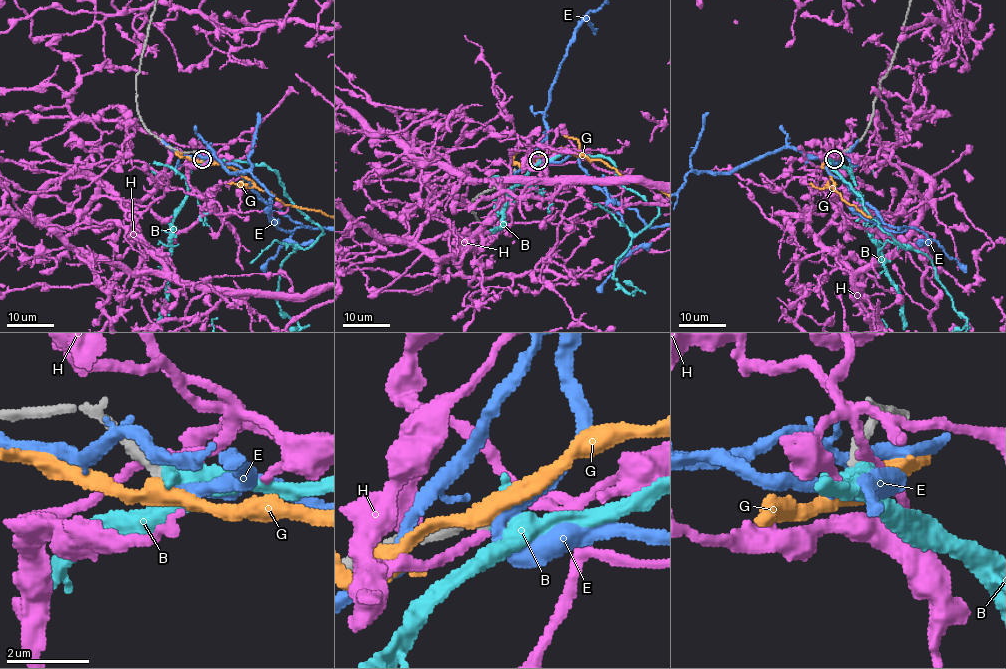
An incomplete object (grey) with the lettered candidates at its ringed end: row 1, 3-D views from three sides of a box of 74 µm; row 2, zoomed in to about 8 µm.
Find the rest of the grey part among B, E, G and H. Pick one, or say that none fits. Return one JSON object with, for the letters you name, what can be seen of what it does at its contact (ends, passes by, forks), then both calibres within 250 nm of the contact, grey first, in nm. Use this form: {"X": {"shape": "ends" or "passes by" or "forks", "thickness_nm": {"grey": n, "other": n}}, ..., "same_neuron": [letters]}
{"B": {"shape": "passes by", "thickness_nm": {"grey": 340, "other": 440}}, "same_neuron": ["B"]}

